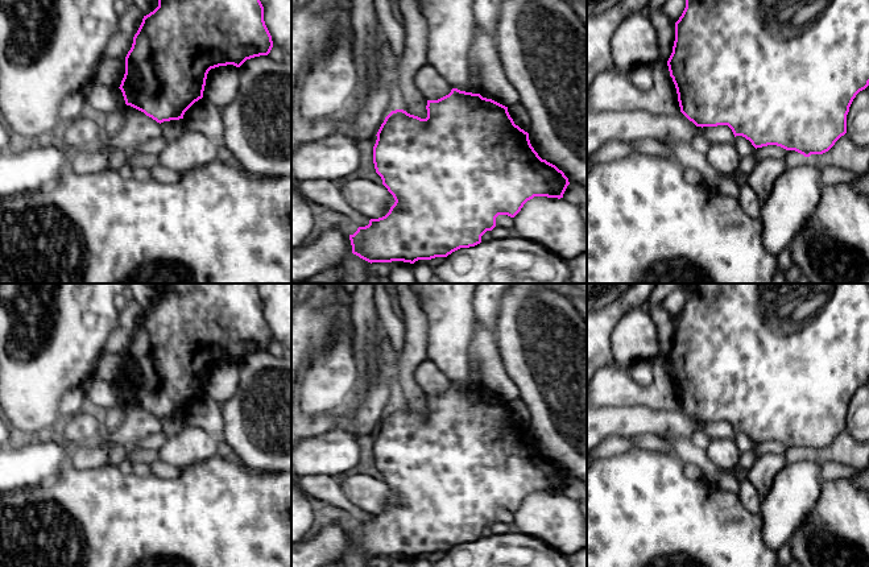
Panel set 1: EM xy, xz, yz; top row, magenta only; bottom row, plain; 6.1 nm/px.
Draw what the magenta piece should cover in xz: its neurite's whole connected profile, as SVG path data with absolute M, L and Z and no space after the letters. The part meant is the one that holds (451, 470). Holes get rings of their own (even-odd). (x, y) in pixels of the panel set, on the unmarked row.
M452 384L451 388L438 396L427 396L427 413L421 414L410 410L404 405L392 406L381 419L377 427L377 435L373 442L373 459L376 468L381 472L382 480L394 493L394 500L389 508L378 514L371 514L365 522L359 522L353 530L349 530L352 549L368 558L392 558L404 556L414 559L418 555L431 555L435 552L447 552L460 543L475 542L481 538L481 531L487 526L496 522L496 513L498 510L508 510L514 513L524 500L534 492L563 493L563 489L570 480L568 473L555 460L542 455L530 439L529 429L514 419L508 407L508 402L483 393L480 389L472 389Z

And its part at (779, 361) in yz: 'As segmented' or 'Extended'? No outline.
As segmented

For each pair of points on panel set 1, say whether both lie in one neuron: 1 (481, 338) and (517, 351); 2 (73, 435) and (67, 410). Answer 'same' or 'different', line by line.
1: different
2: different

